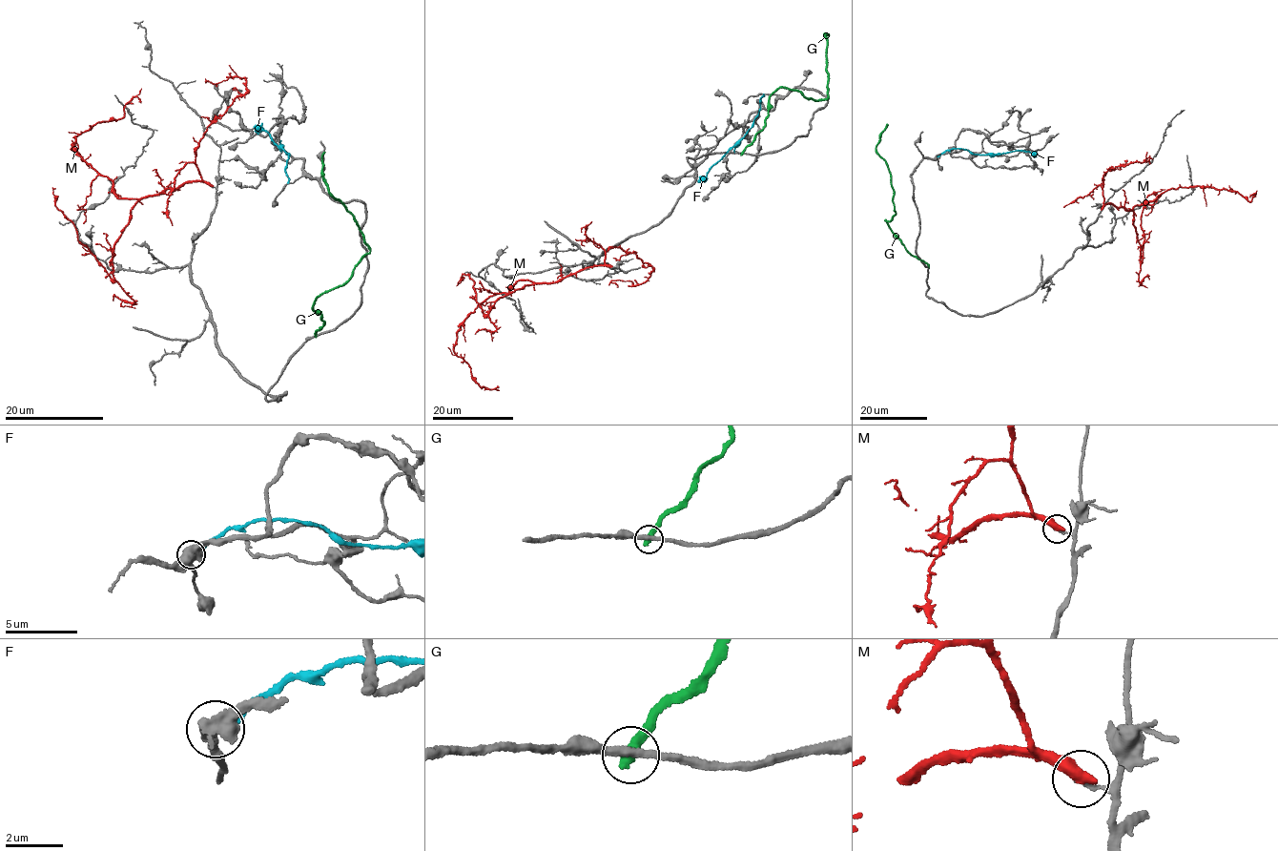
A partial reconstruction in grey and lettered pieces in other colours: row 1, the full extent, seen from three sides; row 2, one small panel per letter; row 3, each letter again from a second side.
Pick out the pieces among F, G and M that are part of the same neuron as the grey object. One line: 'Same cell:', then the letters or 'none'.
Same cell: none

